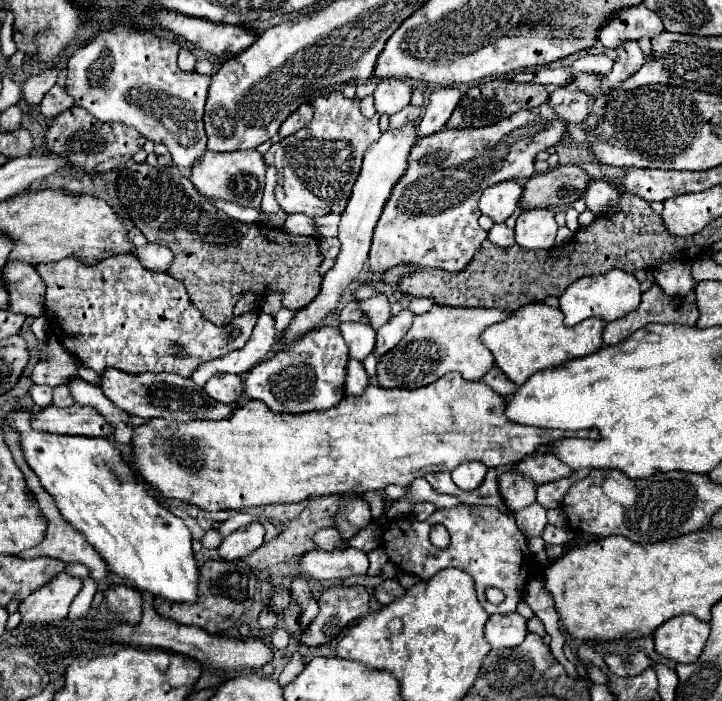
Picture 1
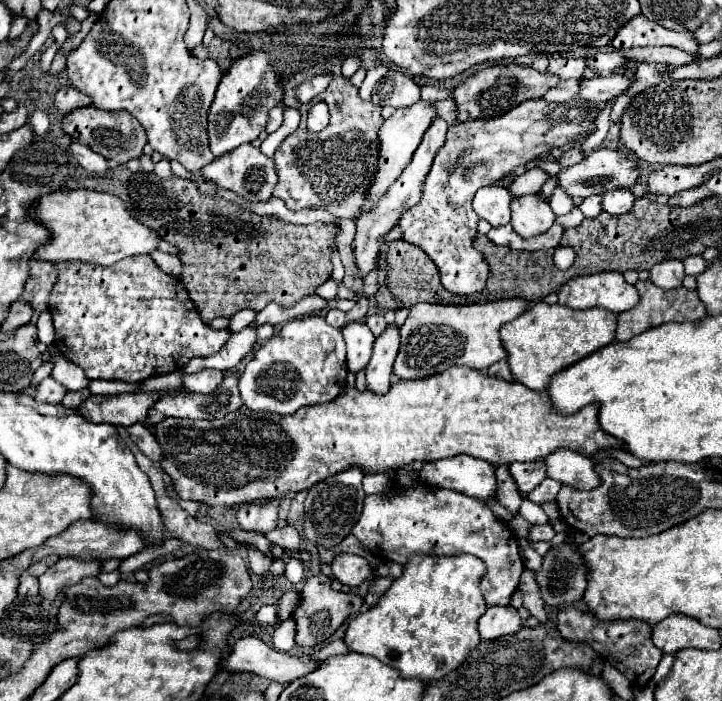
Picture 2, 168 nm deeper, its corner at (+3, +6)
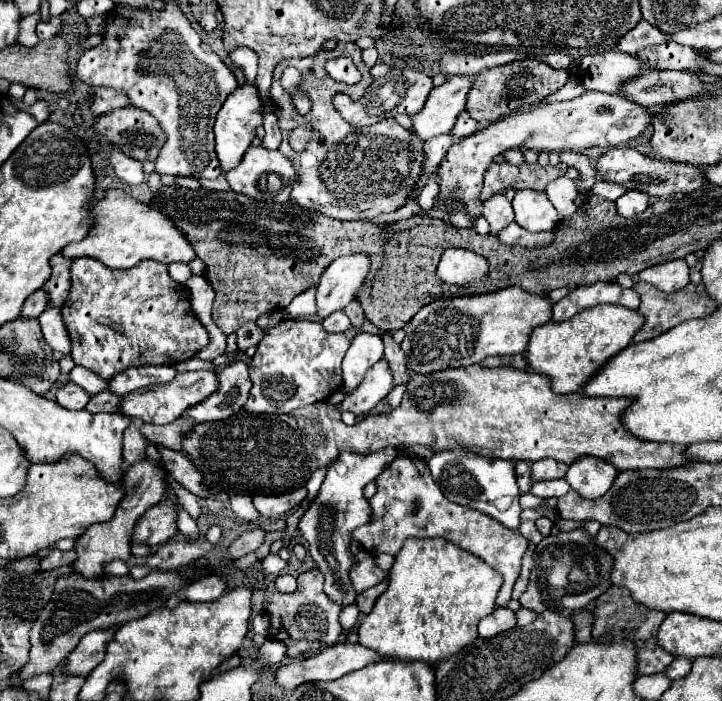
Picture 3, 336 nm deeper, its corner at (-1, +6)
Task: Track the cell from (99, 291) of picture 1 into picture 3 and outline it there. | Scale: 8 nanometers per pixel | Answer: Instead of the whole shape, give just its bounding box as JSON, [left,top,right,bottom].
[62,258,210,380]

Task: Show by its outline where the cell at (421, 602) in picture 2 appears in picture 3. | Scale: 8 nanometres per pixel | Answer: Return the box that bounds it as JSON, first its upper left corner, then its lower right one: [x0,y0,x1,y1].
[358,538,502,666]

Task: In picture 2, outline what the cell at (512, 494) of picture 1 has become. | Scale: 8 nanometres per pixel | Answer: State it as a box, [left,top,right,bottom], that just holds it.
[510,460,548,496]

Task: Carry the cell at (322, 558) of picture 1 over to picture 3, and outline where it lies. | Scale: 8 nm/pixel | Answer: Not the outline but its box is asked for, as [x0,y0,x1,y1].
[350,550,386,592]

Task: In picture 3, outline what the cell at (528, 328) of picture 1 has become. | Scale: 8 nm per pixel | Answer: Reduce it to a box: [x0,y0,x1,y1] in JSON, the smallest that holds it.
[526,304,642,394]

